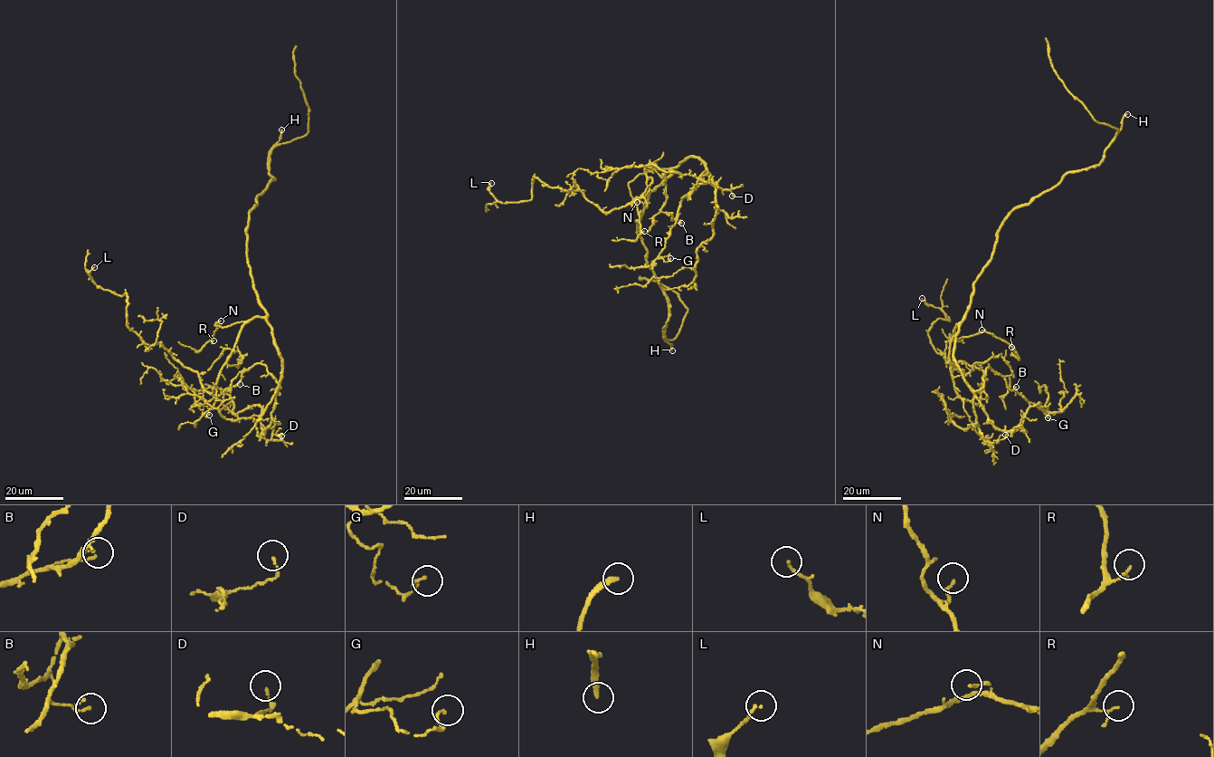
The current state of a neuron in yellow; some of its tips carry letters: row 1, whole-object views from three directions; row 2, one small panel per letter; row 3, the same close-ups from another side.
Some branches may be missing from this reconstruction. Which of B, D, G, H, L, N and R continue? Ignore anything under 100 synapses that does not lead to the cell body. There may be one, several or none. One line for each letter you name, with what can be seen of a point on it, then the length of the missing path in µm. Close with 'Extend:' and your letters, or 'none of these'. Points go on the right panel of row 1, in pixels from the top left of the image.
H: at (1127, 114); about 20 µm are missing
Extend: H

